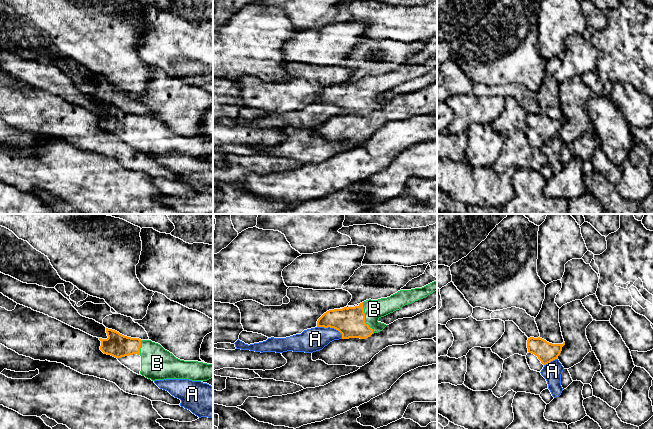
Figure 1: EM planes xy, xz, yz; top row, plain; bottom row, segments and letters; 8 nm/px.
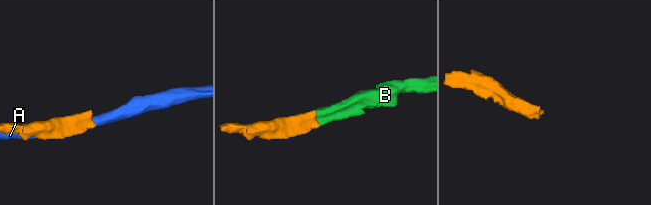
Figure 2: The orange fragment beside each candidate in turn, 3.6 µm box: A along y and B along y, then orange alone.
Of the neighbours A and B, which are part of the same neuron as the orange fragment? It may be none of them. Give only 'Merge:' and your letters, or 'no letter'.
Merge: B

